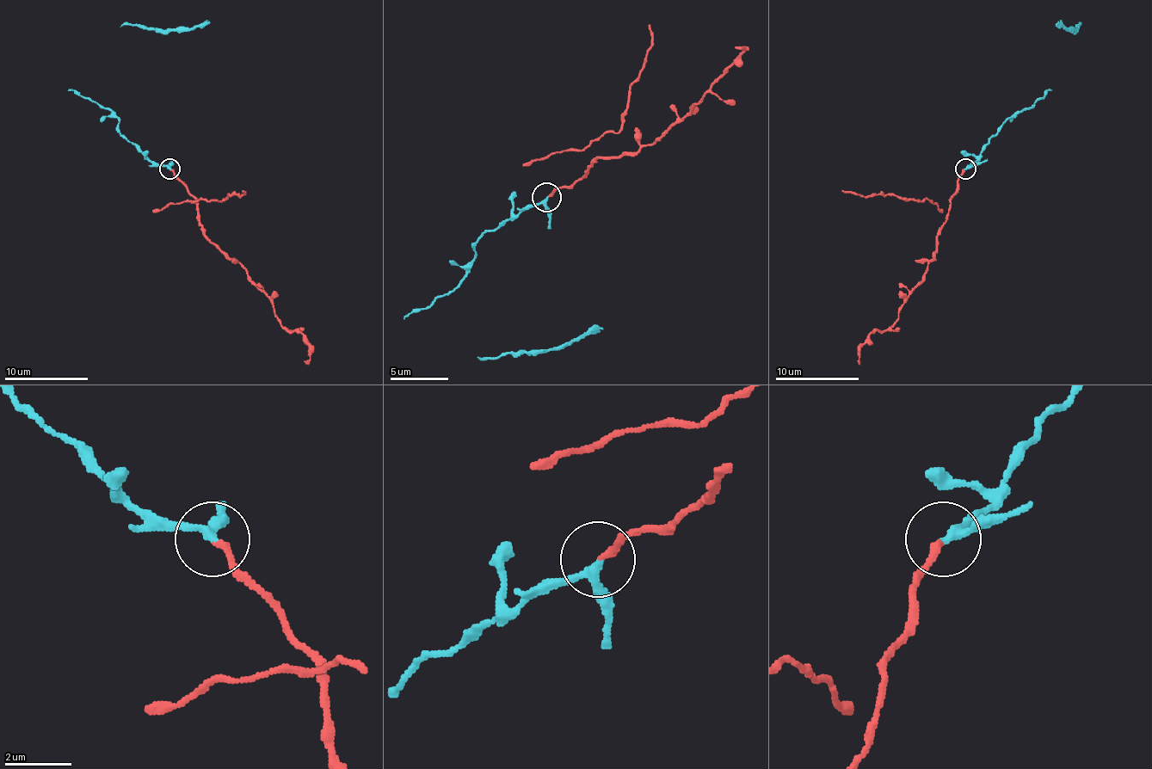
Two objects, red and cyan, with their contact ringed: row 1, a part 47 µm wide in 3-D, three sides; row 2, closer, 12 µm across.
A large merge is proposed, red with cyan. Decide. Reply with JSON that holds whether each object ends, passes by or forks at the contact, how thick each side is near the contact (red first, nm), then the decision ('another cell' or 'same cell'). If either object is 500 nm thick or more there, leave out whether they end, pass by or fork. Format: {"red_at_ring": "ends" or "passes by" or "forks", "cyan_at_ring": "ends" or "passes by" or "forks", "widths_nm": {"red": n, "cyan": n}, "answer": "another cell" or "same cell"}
{"red_at_ring": "ends", "cyan_at_ring": "passes by", "widths_nm": {"red": 190, "cyan": 200}, "answer": "another cell"}

